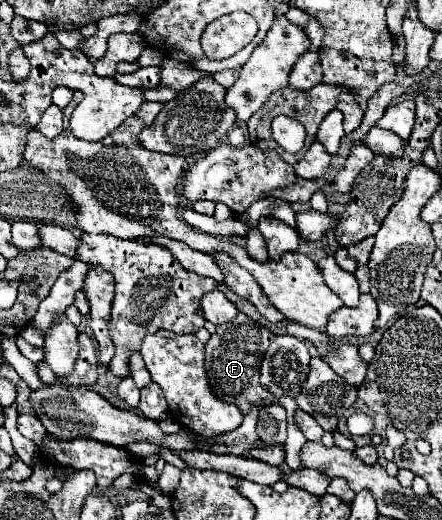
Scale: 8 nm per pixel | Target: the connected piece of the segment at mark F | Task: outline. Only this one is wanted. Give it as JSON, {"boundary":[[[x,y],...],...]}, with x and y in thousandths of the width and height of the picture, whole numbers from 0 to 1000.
{"boundary":[[[538,602],[529,617],[493,625],[489,640],[466,660],[466,713],[489,760],[502,763],[507,771],[525,771],[525,775],[534,771],[534,779],[543,783],[552,798],[588,775],[633,775],[652,790],[656,821],[652,821],[652,844],[643,852],[643,867],[647,867],[652,898],[670,906],[686,900],[679,894],[674,871],[679,871],[679,860],[692,852],[692,840],[683,840],[683,829],[665,817],[665,790],[674,779],[665,779],[665,767],[656,763],[620,763],[615,756],[602,756],[602,748],[593,748],[593,737],[588,737],[588,694],[593,694],[593,683],[602,679],[602,667],[611,667],[611,660],[620,656],[620,648],[624,644],[615,637],[584,625],[561,606]]]}

